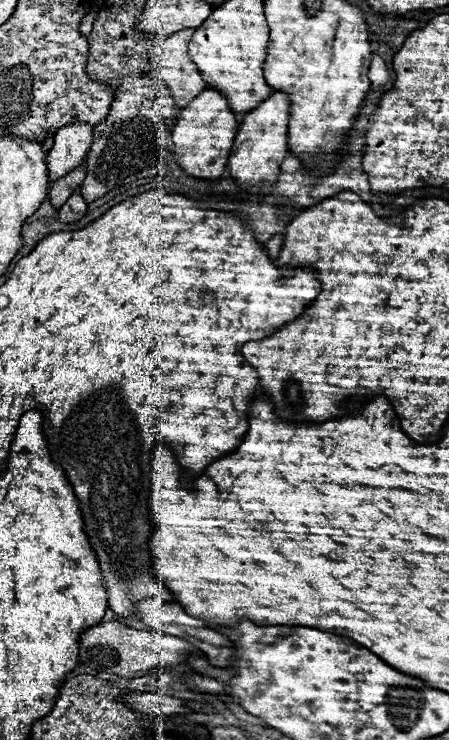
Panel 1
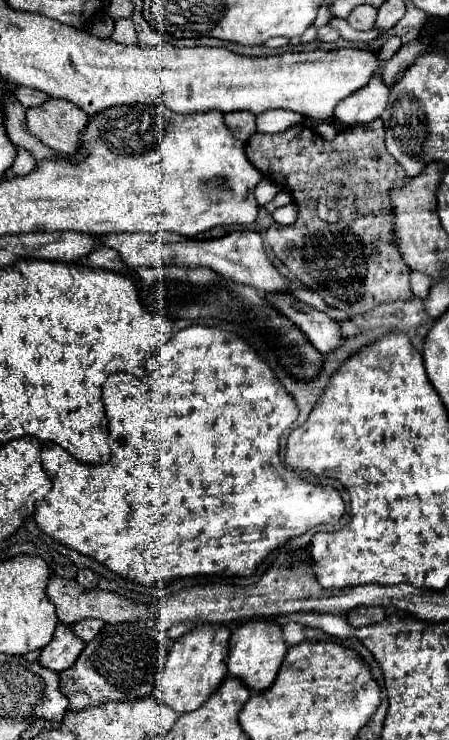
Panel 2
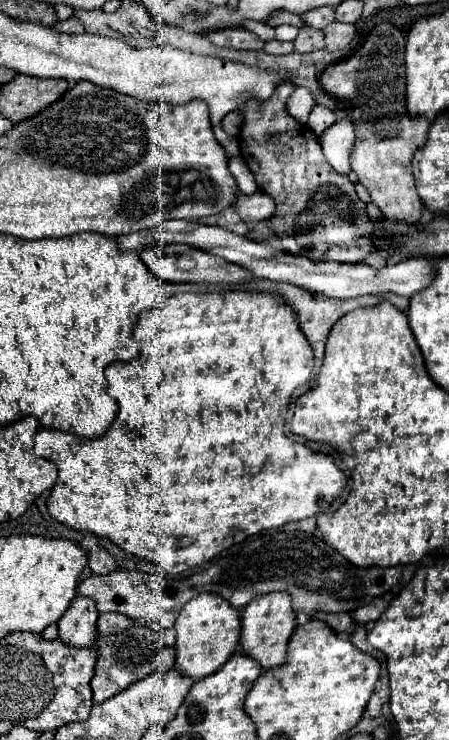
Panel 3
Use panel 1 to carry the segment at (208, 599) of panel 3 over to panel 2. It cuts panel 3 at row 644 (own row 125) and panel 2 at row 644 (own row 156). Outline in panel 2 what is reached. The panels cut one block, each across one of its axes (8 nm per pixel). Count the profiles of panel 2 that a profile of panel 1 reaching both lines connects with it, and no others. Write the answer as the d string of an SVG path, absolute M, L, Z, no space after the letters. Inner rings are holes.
M196 626L192 632L178 638L168 654L168 660L162 672L154 678L152 696L166 708L174 712L192 712L198 710L224 682L228 676L228 638L230 630L224 626Z

